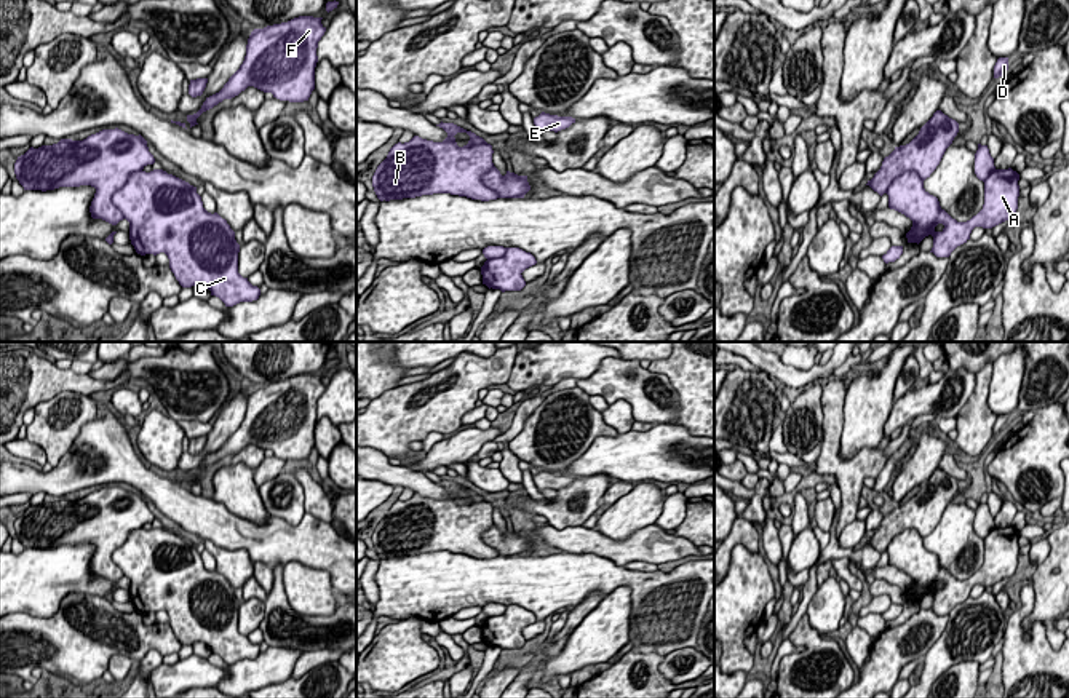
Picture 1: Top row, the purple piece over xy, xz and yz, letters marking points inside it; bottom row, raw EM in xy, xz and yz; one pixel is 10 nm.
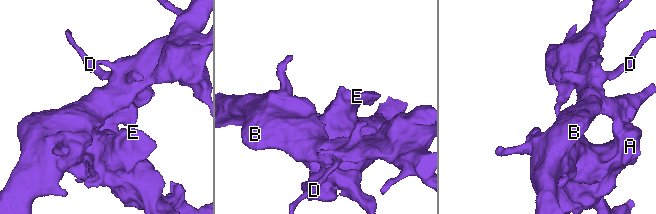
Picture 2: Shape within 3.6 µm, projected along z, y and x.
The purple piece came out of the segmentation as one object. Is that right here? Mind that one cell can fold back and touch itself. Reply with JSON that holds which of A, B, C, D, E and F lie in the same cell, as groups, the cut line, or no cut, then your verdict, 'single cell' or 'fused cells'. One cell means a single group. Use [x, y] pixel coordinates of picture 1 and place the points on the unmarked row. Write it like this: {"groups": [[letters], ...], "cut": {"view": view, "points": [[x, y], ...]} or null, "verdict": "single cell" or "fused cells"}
{"groups": [["A", "C", "E"], ["B", "D", "F"]], "cut": {"view": "xy", "points": [[141, 527], [135, 529], [112, 555], [112, 561], [123, 575]]}, "verdict": "fused cells"}

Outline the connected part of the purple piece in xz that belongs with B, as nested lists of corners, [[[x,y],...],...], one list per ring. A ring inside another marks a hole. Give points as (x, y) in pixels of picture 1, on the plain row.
[[[441,479],[436,484],[447,490],[443,500],[414,494],[409,500],[398,500],[390,506],[372,533],[377,556],[390,559],[433,551],[481,559],[500,556],[483,540],[483,533],[494,525],[492,503],[454,481]],[[457,490],[470,494],[467,503],[457,503]]]

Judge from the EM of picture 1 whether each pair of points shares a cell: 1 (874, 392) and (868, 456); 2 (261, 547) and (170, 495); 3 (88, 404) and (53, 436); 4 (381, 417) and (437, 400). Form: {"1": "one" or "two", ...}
{"1": "two", "2": "one", "3": "one", "4": "one"}

